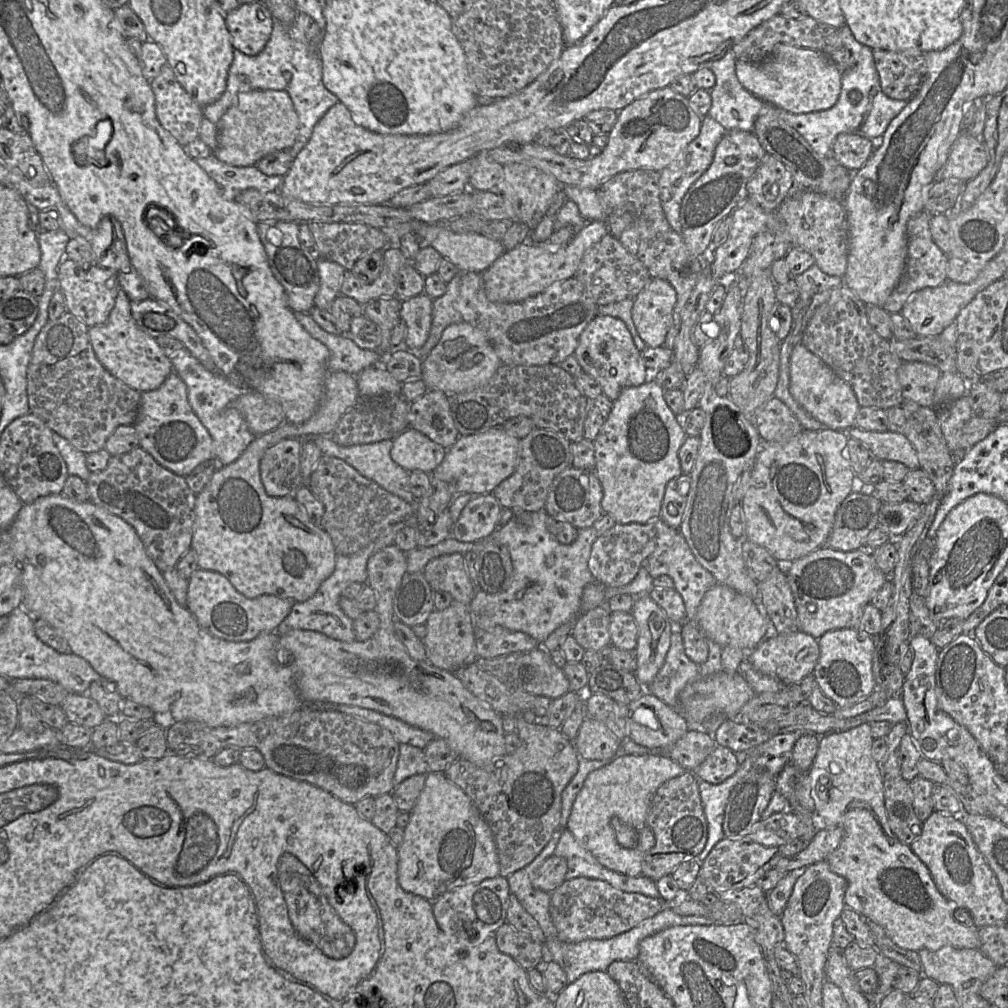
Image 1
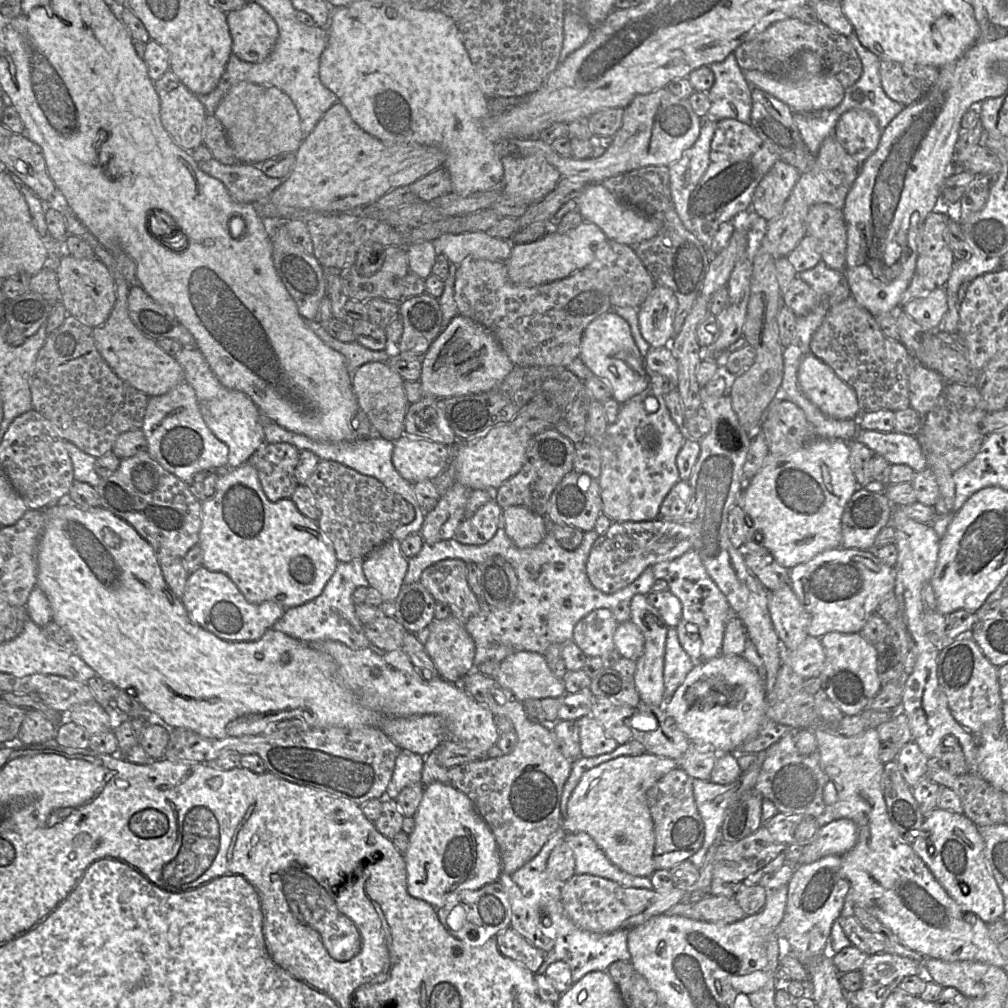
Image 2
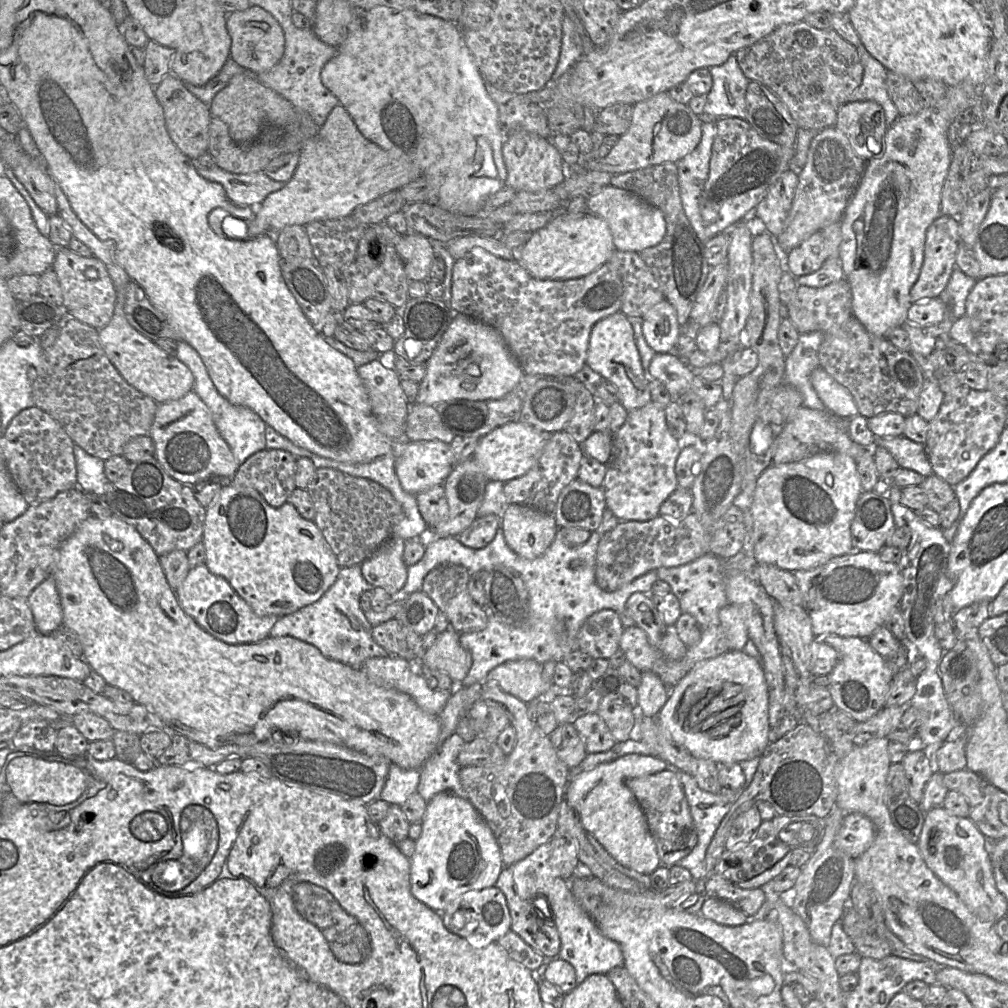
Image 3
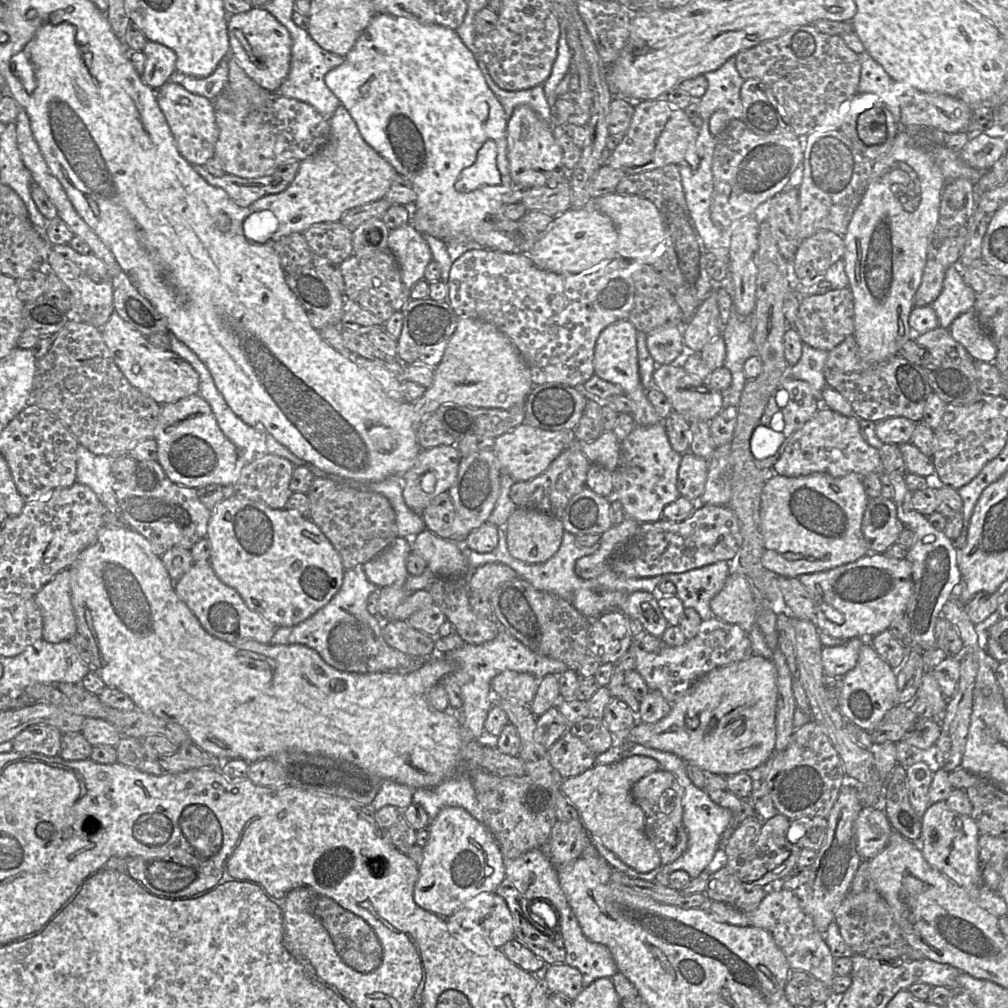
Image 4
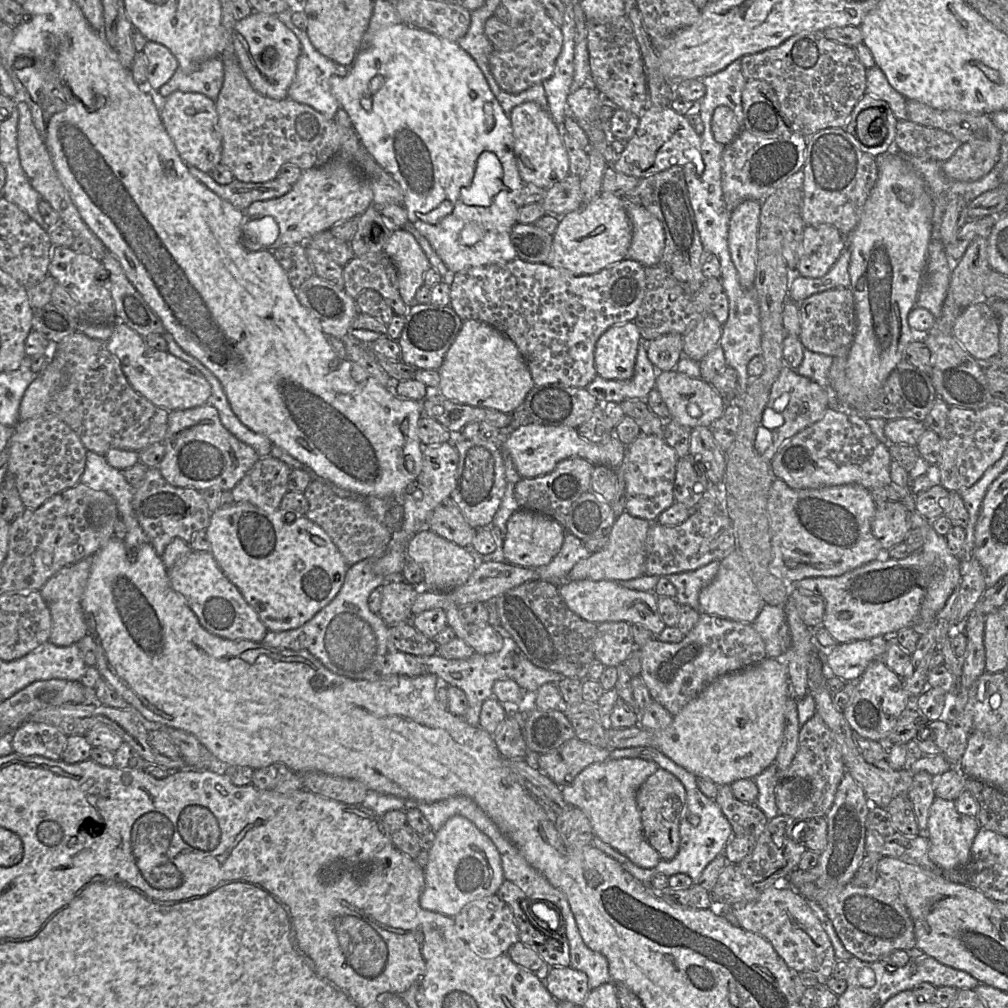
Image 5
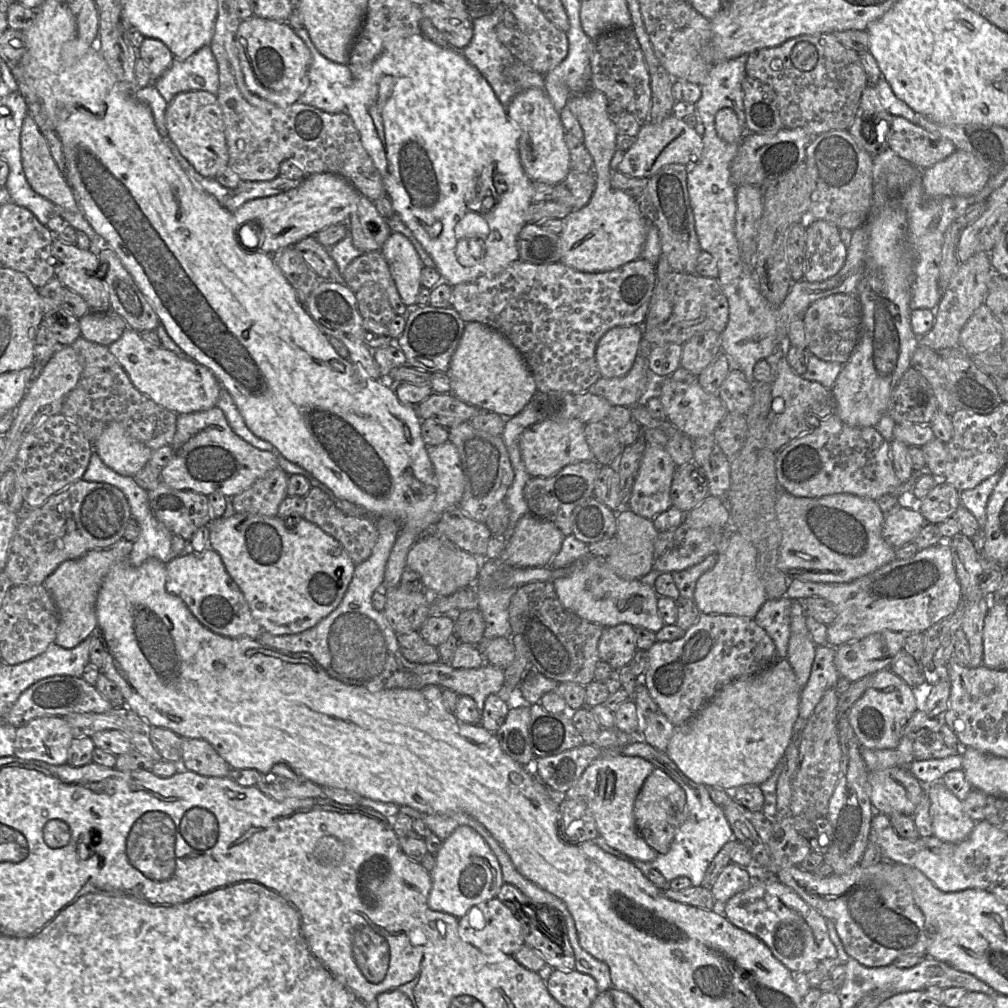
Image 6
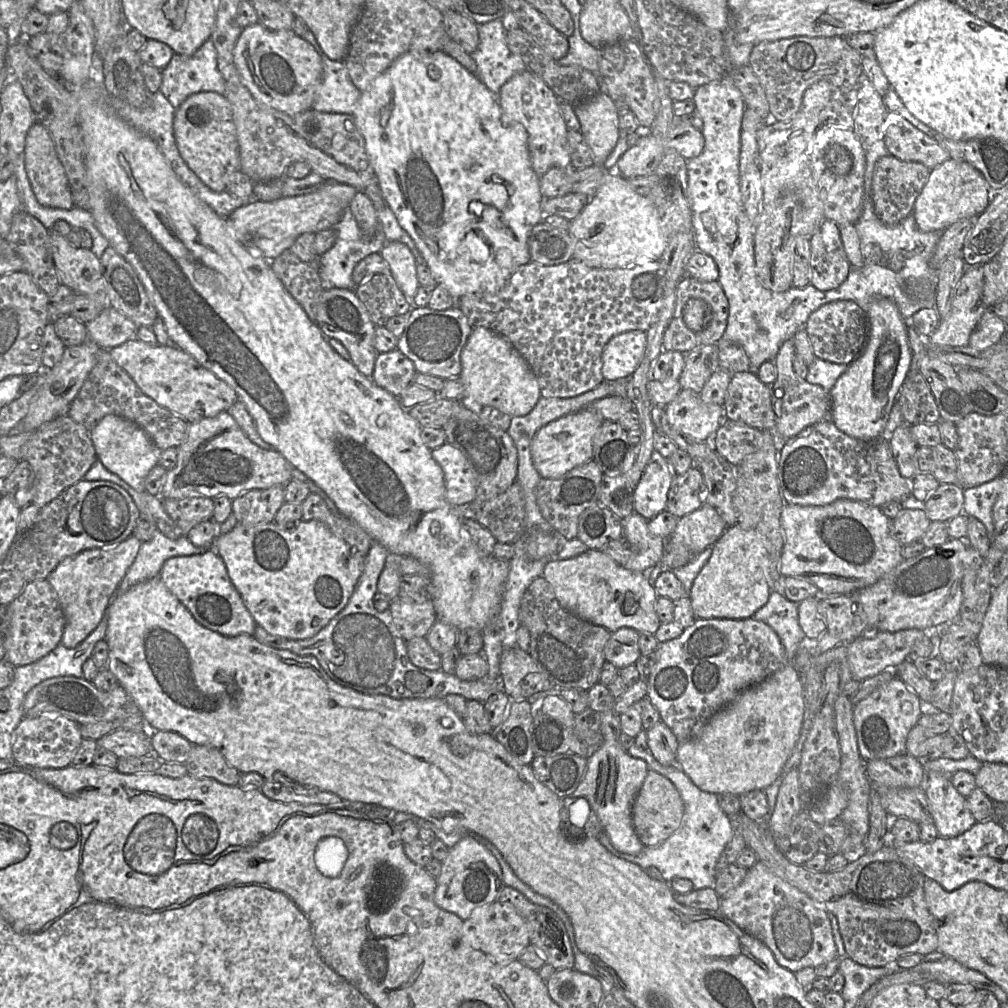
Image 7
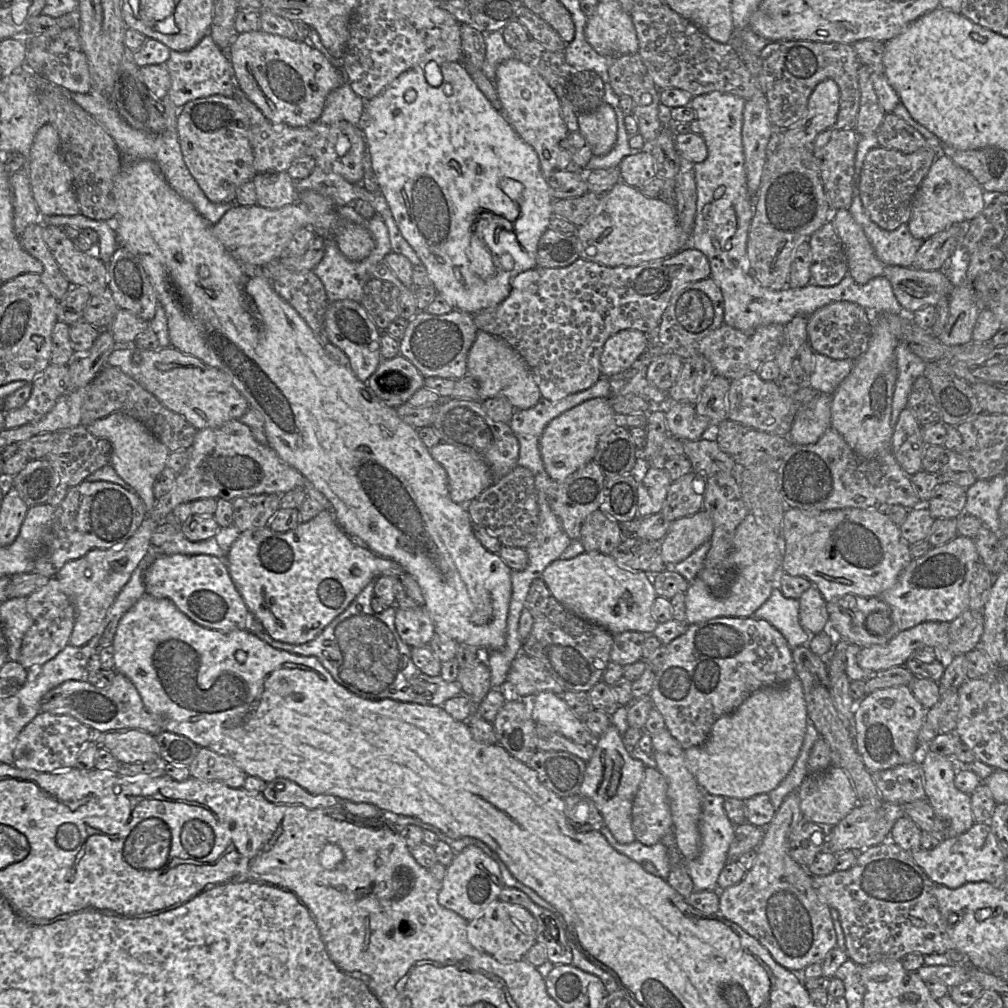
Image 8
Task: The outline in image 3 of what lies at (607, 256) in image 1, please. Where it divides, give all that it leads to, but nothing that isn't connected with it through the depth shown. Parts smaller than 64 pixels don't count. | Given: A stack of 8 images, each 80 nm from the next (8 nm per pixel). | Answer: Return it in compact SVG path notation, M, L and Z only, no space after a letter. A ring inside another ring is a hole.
M614 249L613 252L611 252L611 254L608 256L605 263L611 266L623 284L623 300L621 310L619 312L624 313L632 325L634 340L639 352L644 373L645 375L649 375L649 365L656 353L645 341L642 330L642 318L654 305L661 302L663 299L665 299L665 297L661 292L651 270L641 259L639 253L618 251Z

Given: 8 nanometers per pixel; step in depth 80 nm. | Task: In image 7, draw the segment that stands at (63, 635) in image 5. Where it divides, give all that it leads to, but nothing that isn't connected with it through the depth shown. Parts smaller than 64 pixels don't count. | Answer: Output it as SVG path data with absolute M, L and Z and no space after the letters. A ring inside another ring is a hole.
M131 535L117 546L85 550L64 559L46 580L55 590L66 619L62 645L76 648L99 626L115 591L135 561L142 542Z

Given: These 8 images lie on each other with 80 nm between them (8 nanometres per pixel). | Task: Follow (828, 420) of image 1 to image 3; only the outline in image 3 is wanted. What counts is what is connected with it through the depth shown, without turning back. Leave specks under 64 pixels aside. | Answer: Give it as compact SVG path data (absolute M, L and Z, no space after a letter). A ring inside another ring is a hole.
M817 367L810 376L811 384L827 411L848 421L859 415L853 396L823 368Z

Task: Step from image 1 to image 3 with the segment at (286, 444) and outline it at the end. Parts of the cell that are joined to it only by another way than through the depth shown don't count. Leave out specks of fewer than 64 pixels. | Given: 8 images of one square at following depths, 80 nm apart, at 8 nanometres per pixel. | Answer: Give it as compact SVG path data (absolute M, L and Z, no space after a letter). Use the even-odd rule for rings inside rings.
M265 448L239 466L232 484L255 489L271 507L278 508L296 488L296 459L288 451Z

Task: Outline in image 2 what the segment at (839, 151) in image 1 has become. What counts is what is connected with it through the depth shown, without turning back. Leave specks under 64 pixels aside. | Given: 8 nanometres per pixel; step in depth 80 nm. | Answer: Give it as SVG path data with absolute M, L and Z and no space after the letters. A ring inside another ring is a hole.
M852 109L841 115L834 136L848 154L863 164L876 151L882 132L870 111Z

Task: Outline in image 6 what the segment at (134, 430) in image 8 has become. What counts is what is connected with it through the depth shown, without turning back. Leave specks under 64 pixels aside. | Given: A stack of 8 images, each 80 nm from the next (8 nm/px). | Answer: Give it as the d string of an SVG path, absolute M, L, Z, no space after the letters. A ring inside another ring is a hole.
M118 422L105 427L93 448L107 467L127 477L134 477L147 465L153 452L131 437Z

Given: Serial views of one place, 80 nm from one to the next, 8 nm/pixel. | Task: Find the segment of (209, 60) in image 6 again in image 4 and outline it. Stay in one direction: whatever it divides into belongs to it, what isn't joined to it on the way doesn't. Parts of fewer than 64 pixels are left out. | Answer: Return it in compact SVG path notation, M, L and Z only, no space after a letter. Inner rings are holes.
M223 59L215 71L205 78L197 78L175 71L169 80L180 84L190 93L214 101L228 84L229 65L227 60Z

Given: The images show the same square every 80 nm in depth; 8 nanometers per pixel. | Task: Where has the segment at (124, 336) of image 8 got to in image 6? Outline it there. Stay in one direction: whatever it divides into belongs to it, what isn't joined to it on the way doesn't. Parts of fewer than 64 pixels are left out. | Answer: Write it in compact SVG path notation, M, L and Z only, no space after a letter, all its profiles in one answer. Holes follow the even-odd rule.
M112 310L88 312L79 319L79 324L83 338L107 347L128 328L126 321Z

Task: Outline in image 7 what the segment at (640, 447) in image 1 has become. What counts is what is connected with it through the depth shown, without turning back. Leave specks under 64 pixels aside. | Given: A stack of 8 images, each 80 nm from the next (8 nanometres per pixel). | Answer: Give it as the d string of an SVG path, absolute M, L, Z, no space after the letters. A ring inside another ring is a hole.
M651 459L634 489L634 512L650 520L666 510L674 476L666 459Z

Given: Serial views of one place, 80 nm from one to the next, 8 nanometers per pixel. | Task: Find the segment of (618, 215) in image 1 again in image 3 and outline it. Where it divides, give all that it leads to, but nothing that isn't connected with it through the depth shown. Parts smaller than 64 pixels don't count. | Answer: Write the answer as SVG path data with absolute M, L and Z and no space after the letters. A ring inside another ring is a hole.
M665 162L616 174L612 176L609 186L631 192L661 211L666 225L665 235L660 243L644 249L639 256L651 270L665 299L675 308L679 325L686 326L689 323L696 297L707 279L710 266L705 259L704 245L699 240L682 207L677 165Z

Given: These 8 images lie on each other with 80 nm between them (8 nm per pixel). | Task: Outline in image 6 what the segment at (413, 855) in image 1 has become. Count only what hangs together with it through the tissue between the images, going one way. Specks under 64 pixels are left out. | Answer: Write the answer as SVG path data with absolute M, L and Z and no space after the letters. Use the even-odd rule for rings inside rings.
M458 826L452 834L442 841L435 854L435 866L429 872L432 887L428 896L428 906L455 916L466 915L474 906L497 897L504 884L501 866L483 837L469 826Z

